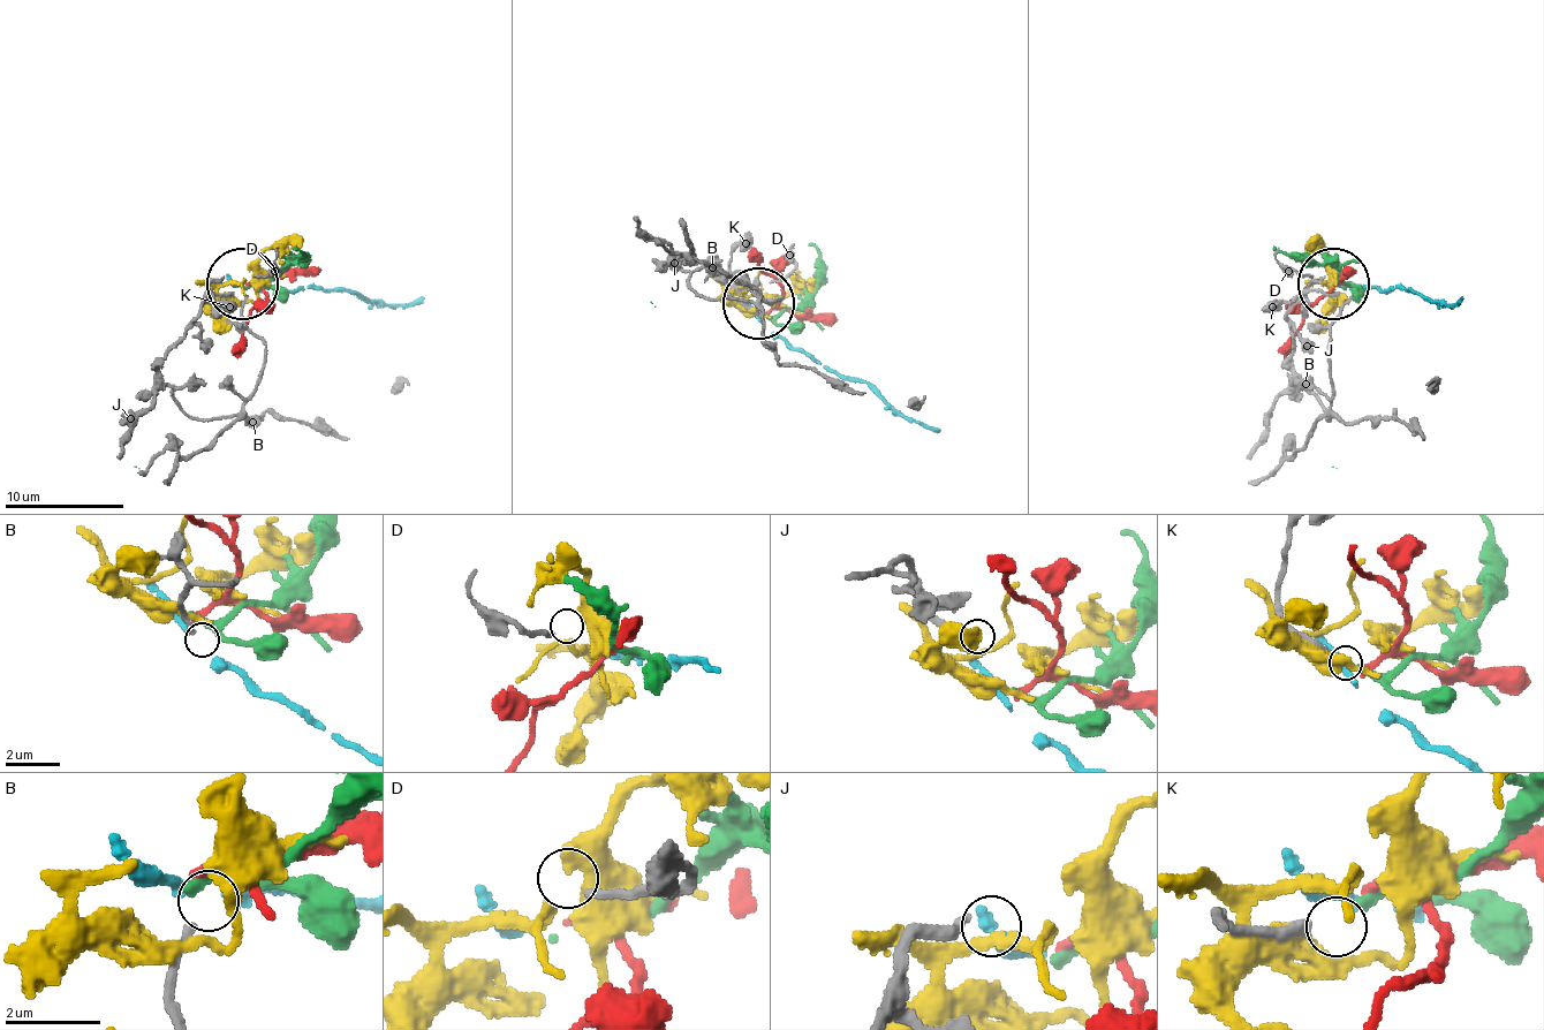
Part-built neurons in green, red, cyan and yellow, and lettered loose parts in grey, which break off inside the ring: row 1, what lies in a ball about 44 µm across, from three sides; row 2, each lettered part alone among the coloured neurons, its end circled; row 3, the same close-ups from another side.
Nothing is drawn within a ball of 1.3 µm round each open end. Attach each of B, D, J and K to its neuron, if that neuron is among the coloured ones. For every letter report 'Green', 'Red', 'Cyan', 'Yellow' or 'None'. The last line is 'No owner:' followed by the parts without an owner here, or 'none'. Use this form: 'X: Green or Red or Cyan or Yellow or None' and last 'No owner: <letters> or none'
B: None
D: None
J: None
K: None
No owner: B, D, J, K

